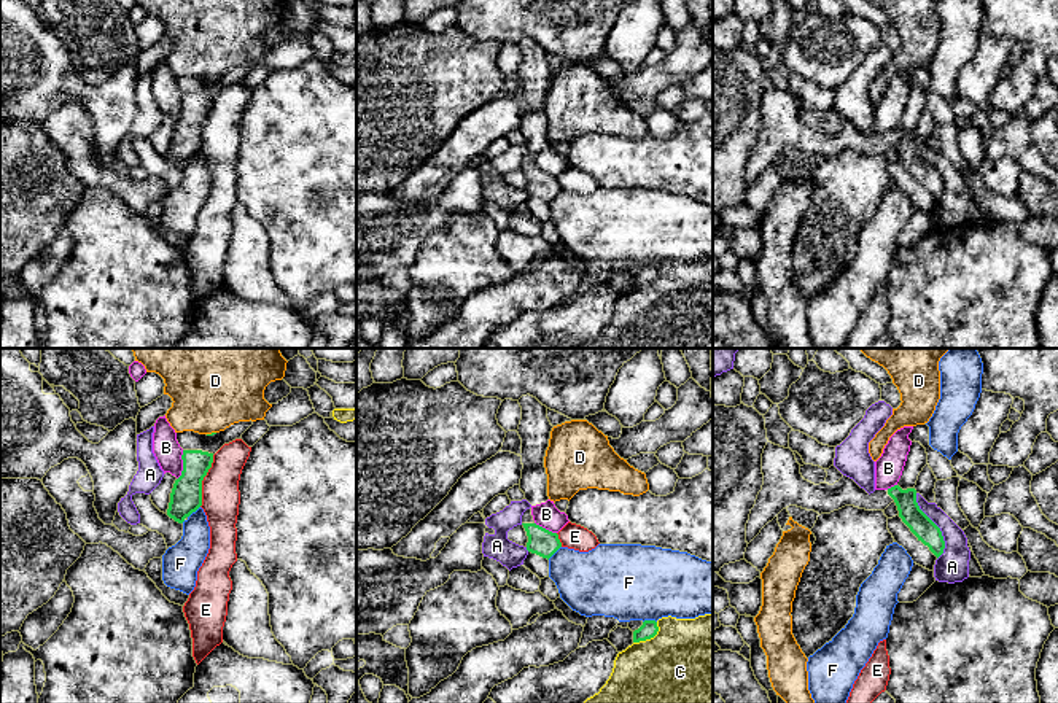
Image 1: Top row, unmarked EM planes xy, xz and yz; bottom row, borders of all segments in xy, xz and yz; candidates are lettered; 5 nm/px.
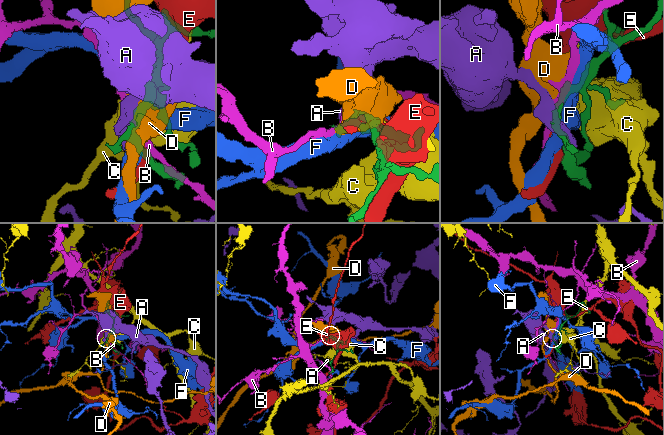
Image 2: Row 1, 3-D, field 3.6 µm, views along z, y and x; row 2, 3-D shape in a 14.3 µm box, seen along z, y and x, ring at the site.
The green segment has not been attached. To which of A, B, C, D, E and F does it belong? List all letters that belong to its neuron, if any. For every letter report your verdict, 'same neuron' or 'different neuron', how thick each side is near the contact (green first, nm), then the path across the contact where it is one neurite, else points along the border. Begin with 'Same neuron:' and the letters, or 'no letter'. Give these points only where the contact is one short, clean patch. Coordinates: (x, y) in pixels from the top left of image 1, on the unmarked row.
Same neuron: no letter
A: different neuron; 120 nm thick on the green side, 160 nm on the other
B: different neuron; 160 nm thick on the green side, 140 nm on the other; border along xy (183, 94), (182, 118), (177, 123)
C: different neuron; 90 nm thick on the green side, 500 nm on the other
D: different neuron; 20 nm thick on the green side, 380 nm on the other; border along xy (215, 75), (207, 78)
E: different neuron; 160 nm thick on the green side, 190 nm on the other
F: different neuron; 90 nm thick on the green side, 380 nm on the other

